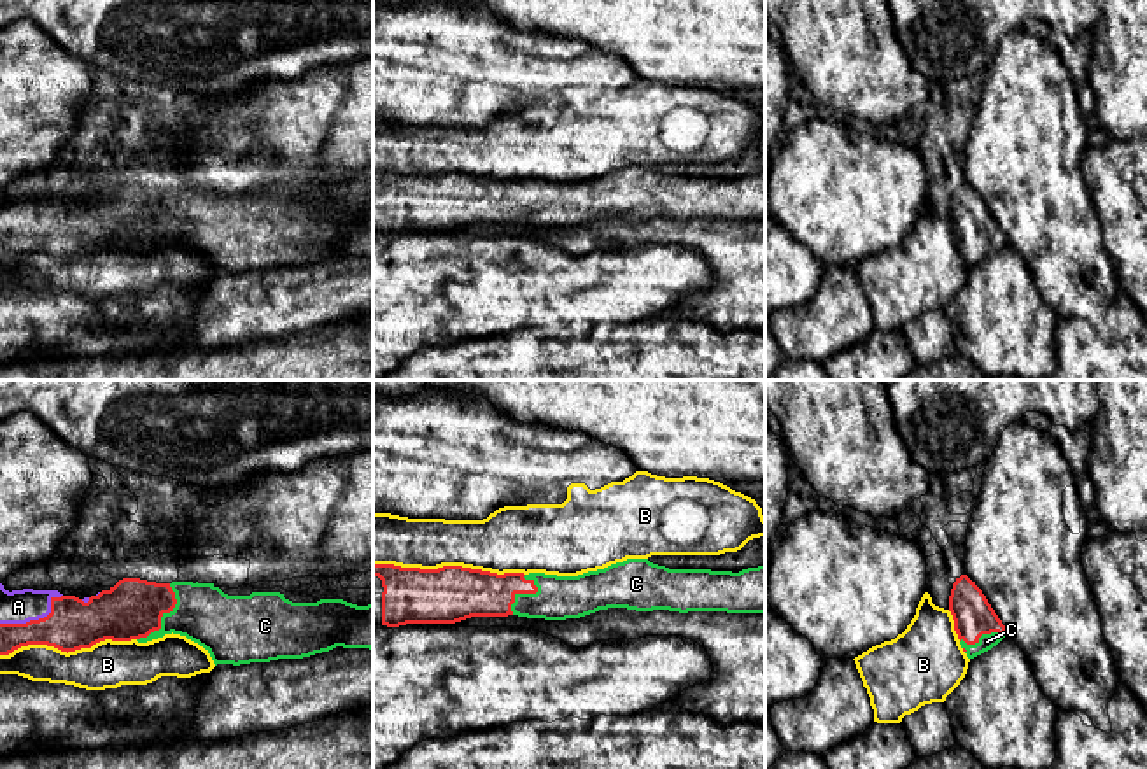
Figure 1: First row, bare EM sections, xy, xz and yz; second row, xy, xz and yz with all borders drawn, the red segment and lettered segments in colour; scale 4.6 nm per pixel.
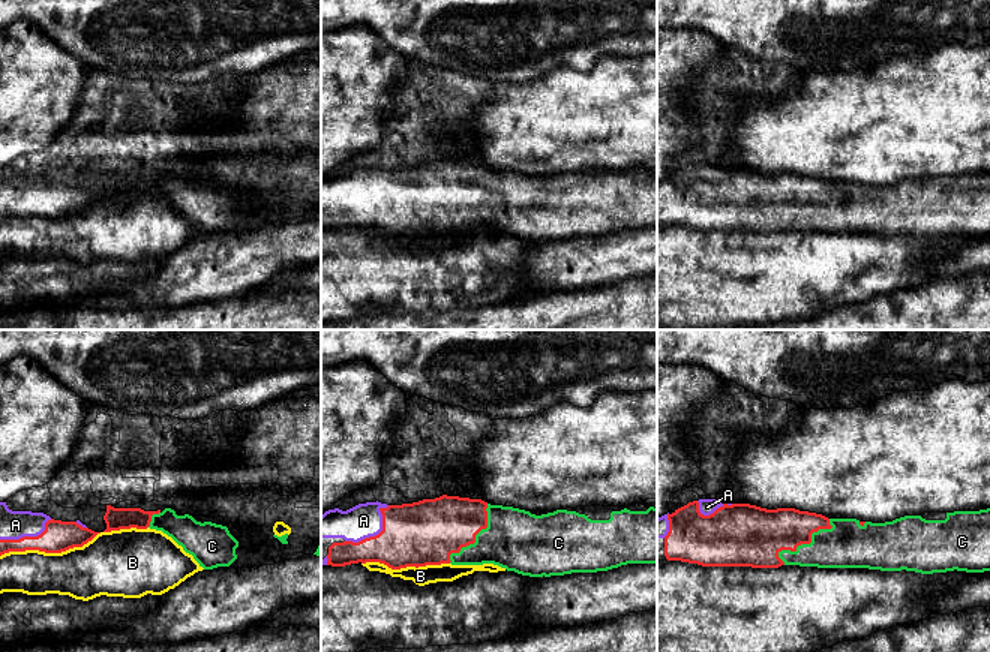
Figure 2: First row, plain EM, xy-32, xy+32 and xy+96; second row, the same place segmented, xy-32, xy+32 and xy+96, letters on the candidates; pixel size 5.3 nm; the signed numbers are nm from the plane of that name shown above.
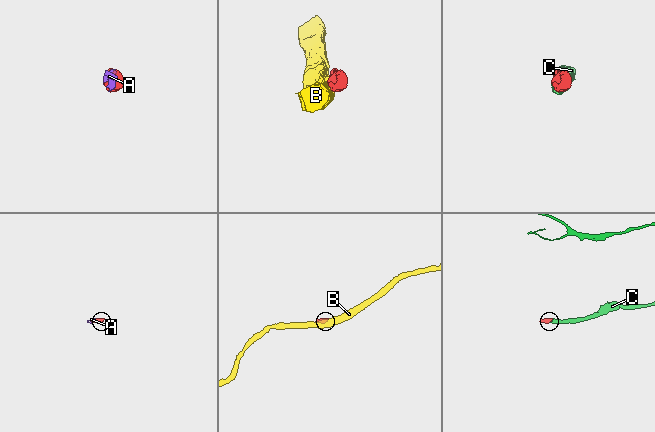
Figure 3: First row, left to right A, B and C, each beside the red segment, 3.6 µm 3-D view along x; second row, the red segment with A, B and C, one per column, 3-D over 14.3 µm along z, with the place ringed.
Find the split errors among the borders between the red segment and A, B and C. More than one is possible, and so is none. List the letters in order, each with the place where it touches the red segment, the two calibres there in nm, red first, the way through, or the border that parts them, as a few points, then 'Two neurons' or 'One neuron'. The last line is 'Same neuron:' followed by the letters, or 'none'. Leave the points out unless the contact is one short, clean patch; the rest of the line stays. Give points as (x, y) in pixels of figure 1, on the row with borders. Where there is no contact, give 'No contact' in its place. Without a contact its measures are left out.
A: Touches red at xy (35, 620). Thickness 240 nm (red) against 160 nm. One neuron
B: Touches red at xz (449, 566). Thickness 260 nm (red) against 260 nm. Two neurons
C: Touches red at xy (161, 615). Thickness 280 nm (red) against 280 nm. One neuron
Same neuron: A, C

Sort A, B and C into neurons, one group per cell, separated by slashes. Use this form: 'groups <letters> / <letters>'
groups A C / B

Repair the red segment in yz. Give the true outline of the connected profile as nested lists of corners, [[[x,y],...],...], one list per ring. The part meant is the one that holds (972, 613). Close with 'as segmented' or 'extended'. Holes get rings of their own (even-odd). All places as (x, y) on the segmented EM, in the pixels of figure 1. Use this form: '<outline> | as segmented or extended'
[[[967,575],[953,583],[949,611],[960,645],[967,650],[968,659],[991,650],[1007,636],[1005,625],[986,596]]] | extended

